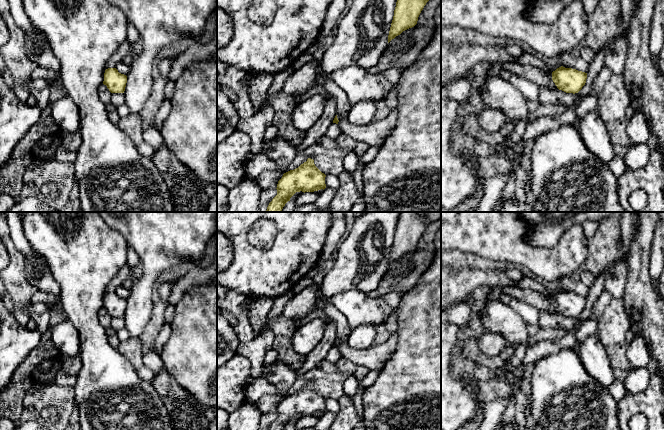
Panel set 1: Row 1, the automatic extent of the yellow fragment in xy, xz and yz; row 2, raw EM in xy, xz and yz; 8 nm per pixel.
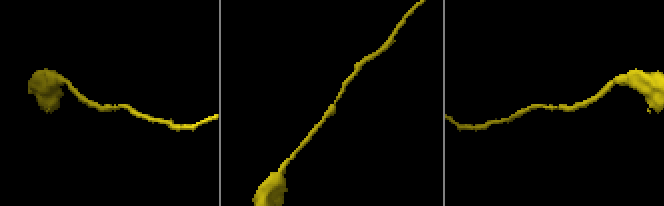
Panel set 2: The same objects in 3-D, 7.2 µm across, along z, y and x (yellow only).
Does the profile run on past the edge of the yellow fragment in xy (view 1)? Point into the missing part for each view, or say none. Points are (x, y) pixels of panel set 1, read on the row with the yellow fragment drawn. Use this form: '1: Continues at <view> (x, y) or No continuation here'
1: No continuation here

